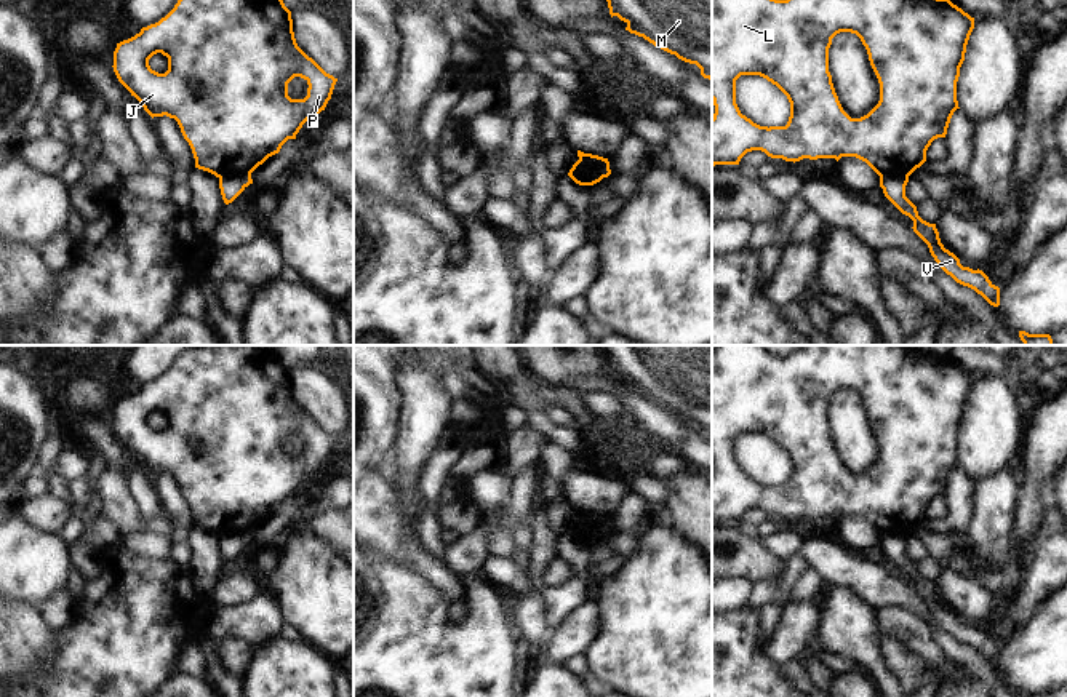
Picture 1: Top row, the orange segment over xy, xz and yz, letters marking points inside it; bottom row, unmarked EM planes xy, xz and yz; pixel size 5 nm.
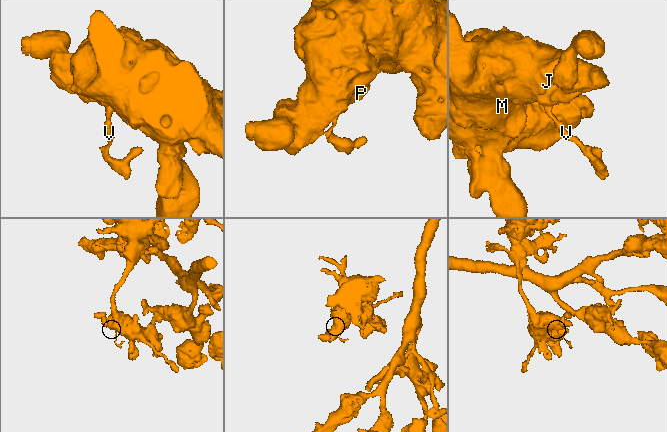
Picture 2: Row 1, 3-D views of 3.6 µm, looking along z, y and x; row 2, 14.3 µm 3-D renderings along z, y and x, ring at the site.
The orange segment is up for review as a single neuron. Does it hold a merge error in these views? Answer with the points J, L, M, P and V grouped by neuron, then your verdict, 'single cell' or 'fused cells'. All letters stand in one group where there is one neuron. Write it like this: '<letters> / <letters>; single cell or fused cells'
J L M P / V; fused cells

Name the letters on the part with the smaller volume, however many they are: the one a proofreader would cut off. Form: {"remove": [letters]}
{"remove": ["V"]}

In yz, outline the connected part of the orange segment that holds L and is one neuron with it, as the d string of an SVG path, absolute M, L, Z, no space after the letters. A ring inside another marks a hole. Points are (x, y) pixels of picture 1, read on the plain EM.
M712 345L712 524L739 523L747 510L761 508L771 516L793 521L856 515L880 536L909 536L926 520L931 500L945 496L950 476L960 467L957 440L973 387L974 376L949 356L912 345L803 345L787 358L771 356L760 345ZM840 390L861 396L880 441L878 462L861 476L851 476L843 468L829 430L829 406ZM741 433L760 433L787 454L790 475L785 484L760 484L741 472L736 462L736 438Z

